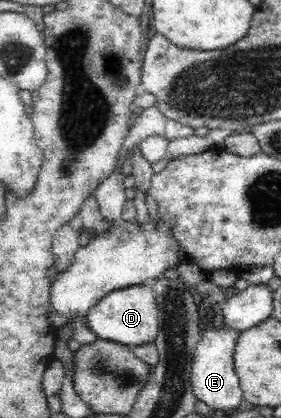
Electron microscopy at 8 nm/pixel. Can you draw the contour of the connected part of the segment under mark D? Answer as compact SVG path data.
M131 285L107 293L85 314L86 325L100 339L110 340L122 345L134 347L155 341L159 328L159 311L153 288Z

